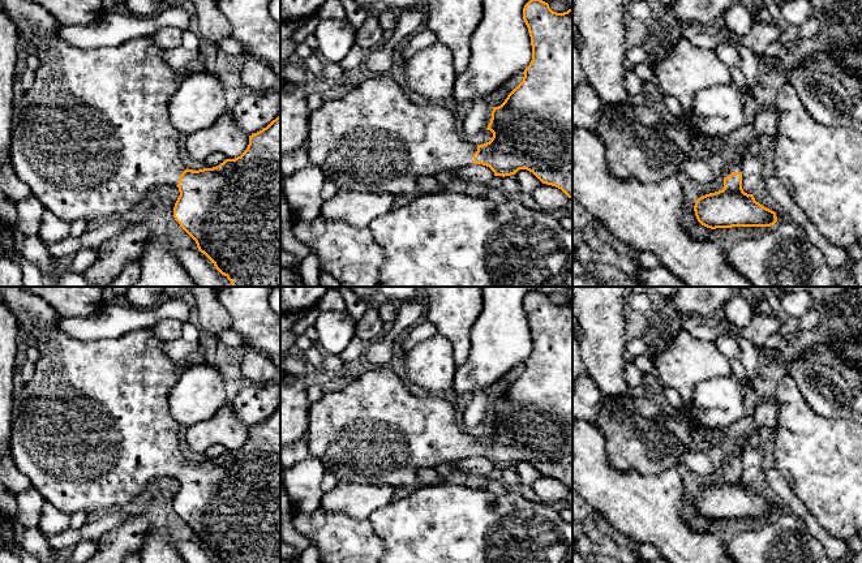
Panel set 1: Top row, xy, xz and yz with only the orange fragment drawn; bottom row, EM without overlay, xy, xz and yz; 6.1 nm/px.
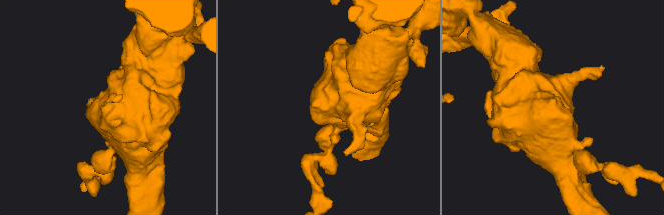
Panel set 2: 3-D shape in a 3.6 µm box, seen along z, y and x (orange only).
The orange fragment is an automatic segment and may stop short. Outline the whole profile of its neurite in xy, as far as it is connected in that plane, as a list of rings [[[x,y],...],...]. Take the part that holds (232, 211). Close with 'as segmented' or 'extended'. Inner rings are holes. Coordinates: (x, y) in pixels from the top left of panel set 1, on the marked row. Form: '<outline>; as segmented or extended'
[[[0,0],[0,5],[17,27],[18,35],[30,40],[38,50],[40,66],[35,70],[33,87],[23,94],[21,100],[21,115],[18,124],[13,128],[13,139],[9,147],[9,162],[18,179],[21,179],[43,207],[63,222],[70,224],[74,220],[94,222],[107,216],[129,216],[141,205],[146,195],[159,186],[172,184],[179,188],[180,195],[173,207],[173,218],[180,227],[196,241],[215,268],[224,275],[232,287],[280,287],[280,115],[262,130],[249,136],[246,150],[235,159],[226,159],[216,167],[198,171],[188,169],[179,156],[180,132],[171,124],[168,102],[186,74],[180,69],[172,69],[164,61],[166,50],[160,48],[150,35],[130,39],[119,46],[104,46],[97,48],[80,48],[63,40],[57,35],[59,23],[48,10],[31,0]]]; extended

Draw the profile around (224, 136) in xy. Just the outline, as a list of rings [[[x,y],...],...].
[[[226,109],[211,126],[188,136],[185,147],[192,159],[205,160],[213,152],[235,159],[248,145],[249,136],[235,123],[233,111]]]

